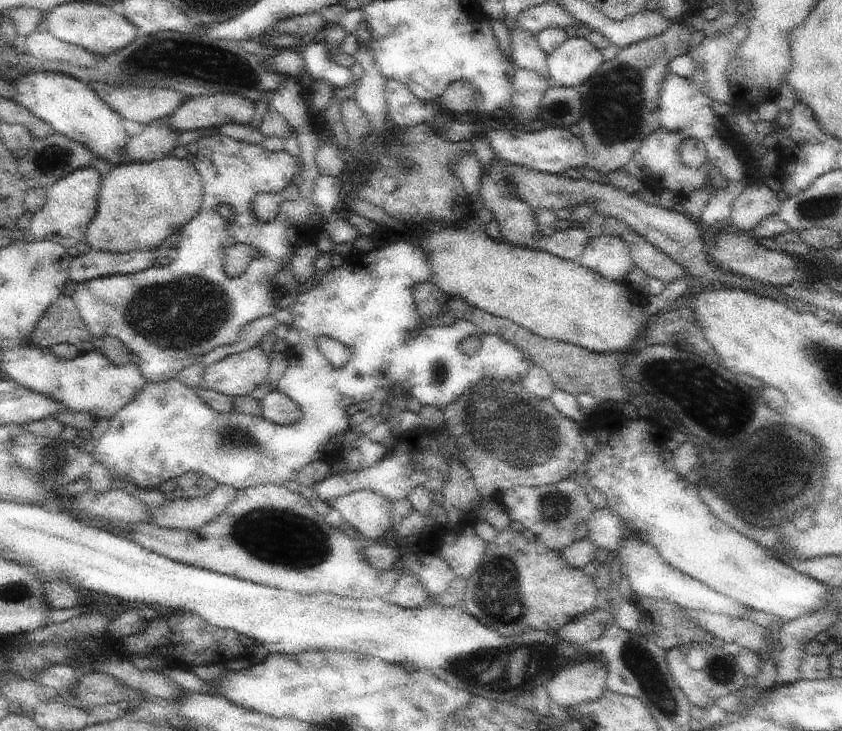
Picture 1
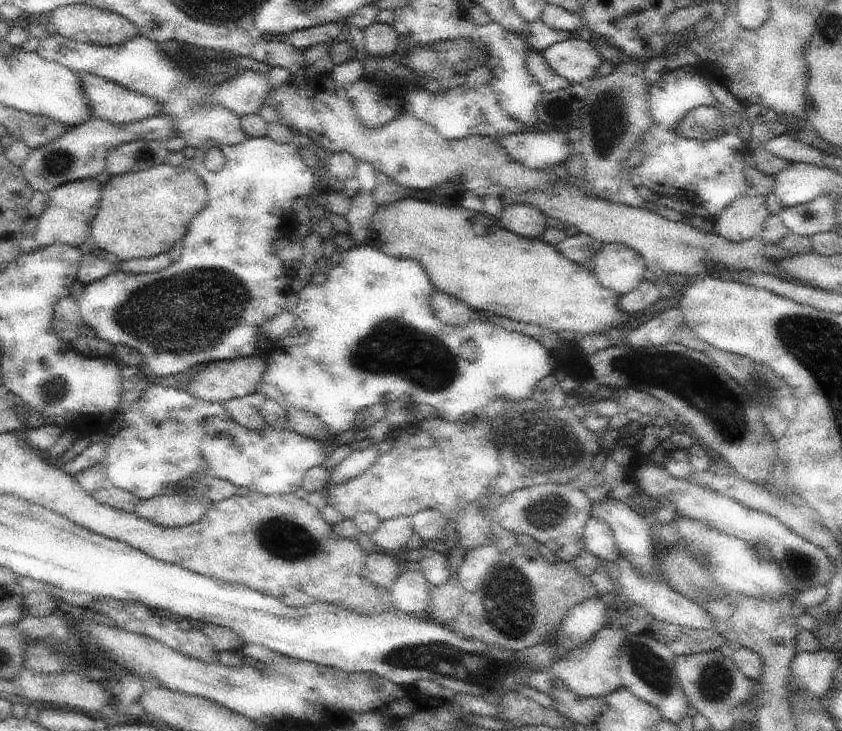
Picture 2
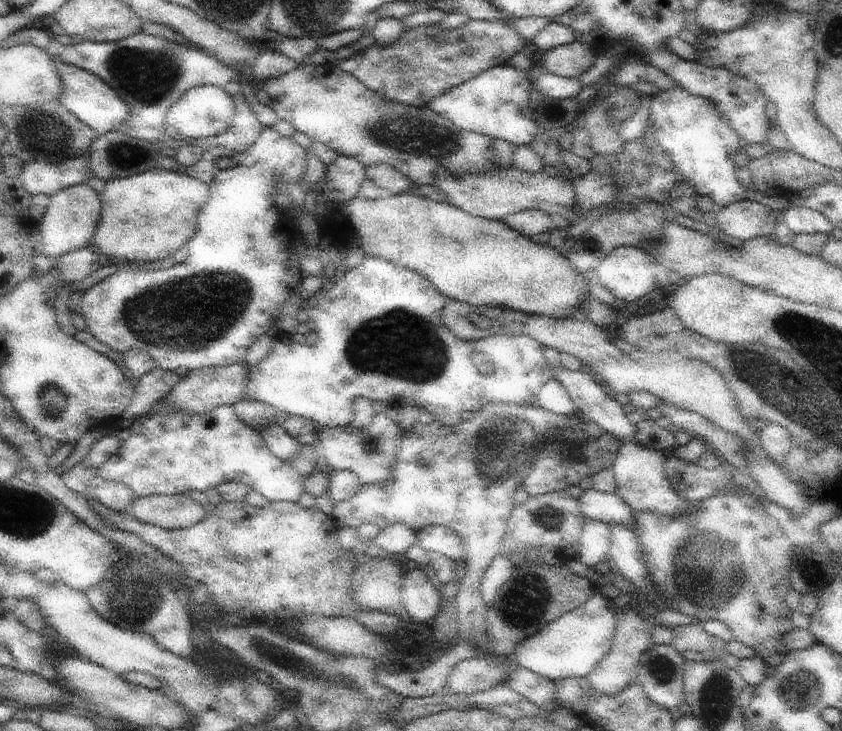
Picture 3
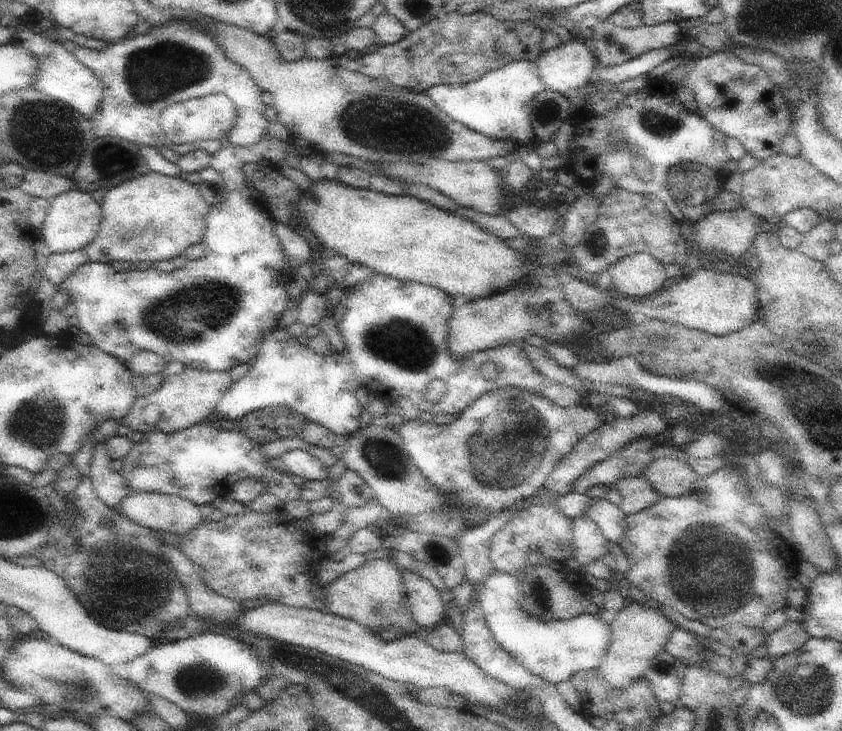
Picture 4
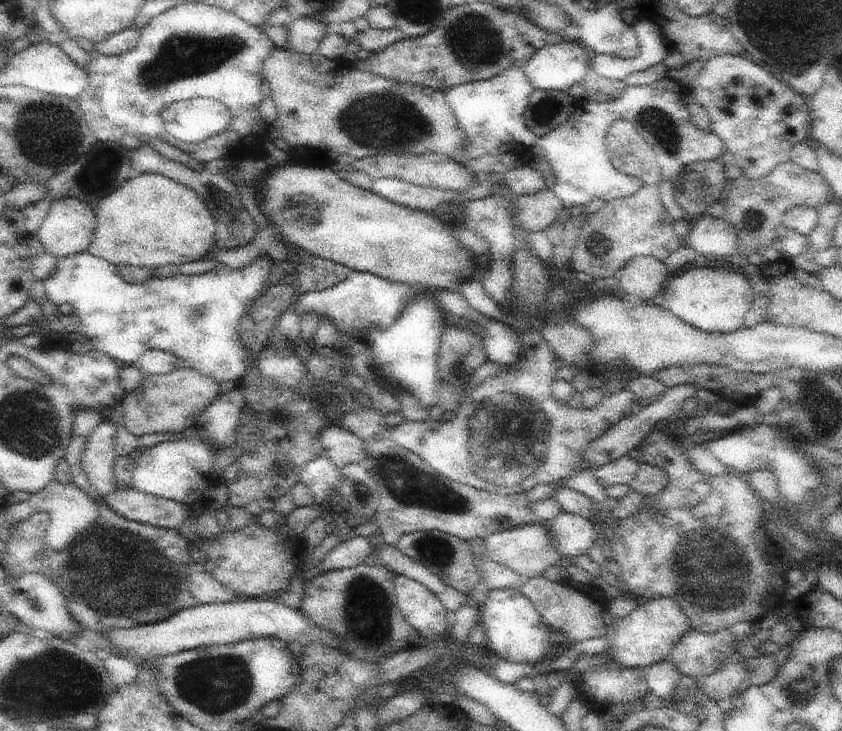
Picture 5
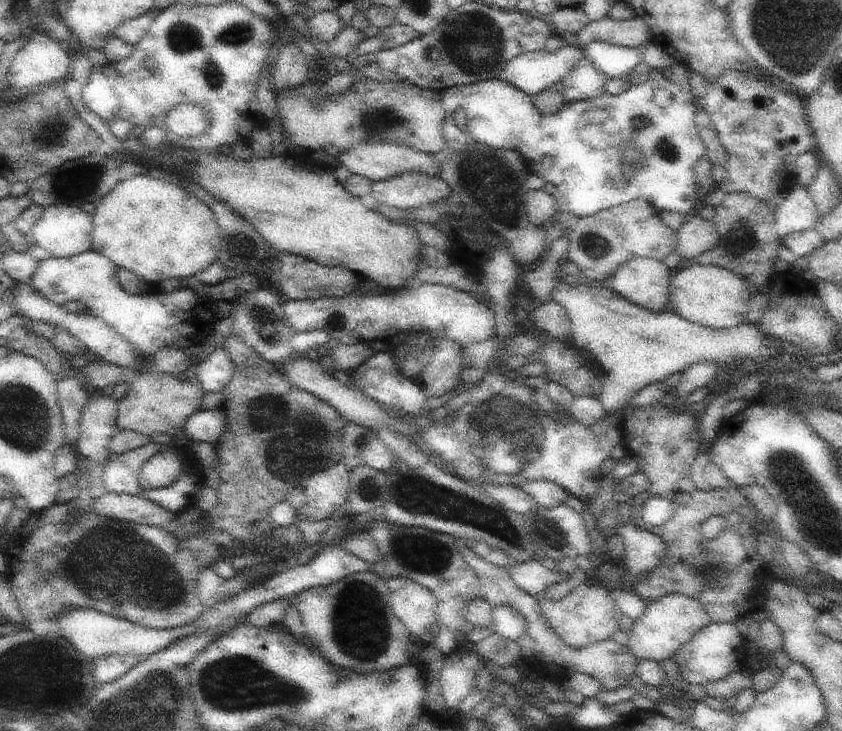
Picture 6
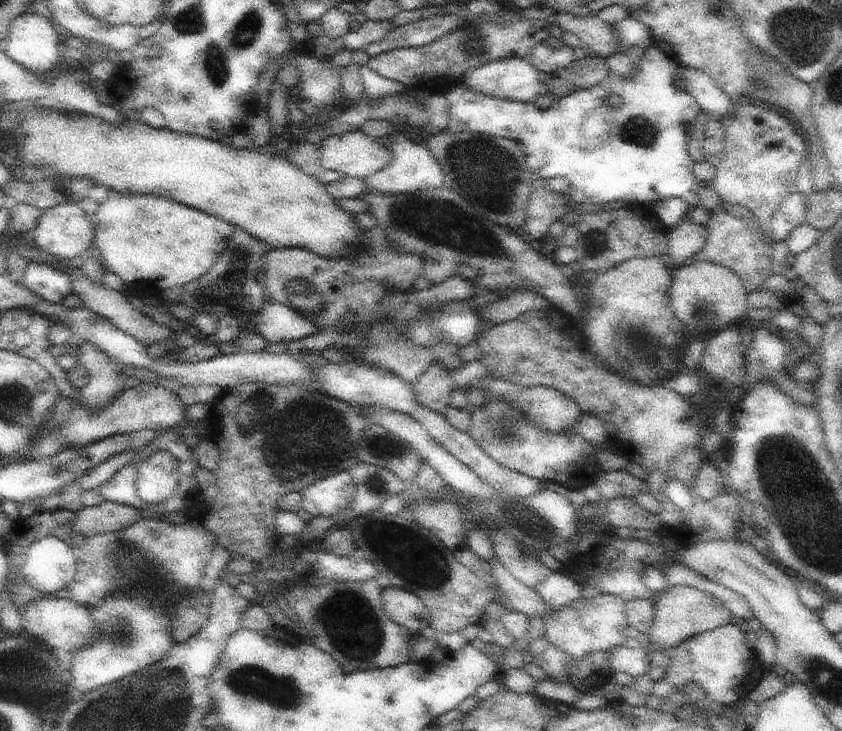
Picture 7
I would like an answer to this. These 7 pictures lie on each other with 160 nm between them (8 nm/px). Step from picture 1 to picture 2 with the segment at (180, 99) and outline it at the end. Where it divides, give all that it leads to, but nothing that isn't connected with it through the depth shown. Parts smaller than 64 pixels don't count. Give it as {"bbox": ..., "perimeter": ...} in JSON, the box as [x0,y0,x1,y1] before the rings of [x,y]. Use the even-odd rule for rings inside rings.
{"bbox":[77,71,161,125],"perimeter":[[[78,71],[77,75],[81,82],[83,93],[86,95],[91,109],[95,112],[95,116],[98,119],[125,125],[161,114],[161,104],[149,96],[129,91],[114,81],[109,81],[92,73]]]}

